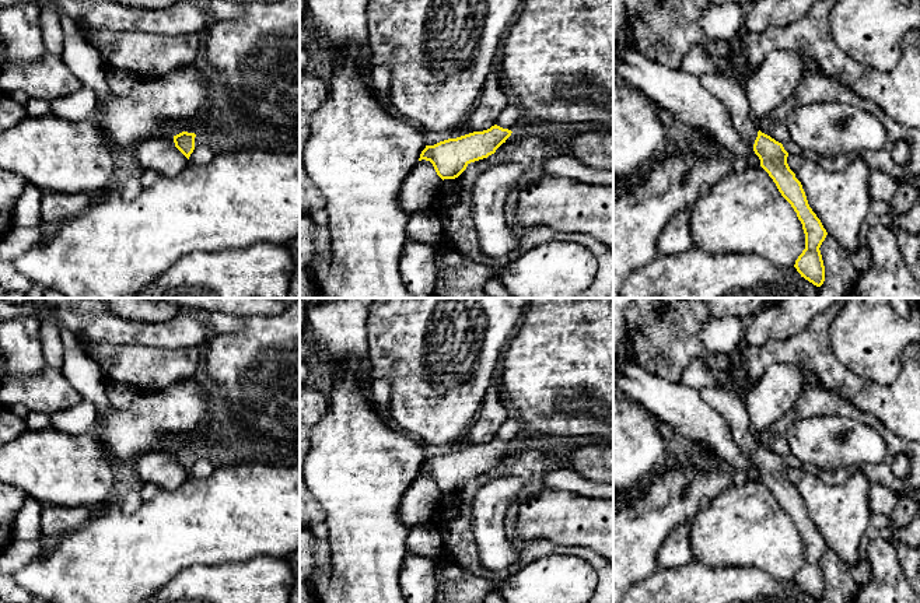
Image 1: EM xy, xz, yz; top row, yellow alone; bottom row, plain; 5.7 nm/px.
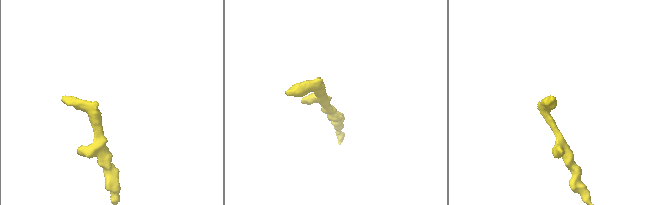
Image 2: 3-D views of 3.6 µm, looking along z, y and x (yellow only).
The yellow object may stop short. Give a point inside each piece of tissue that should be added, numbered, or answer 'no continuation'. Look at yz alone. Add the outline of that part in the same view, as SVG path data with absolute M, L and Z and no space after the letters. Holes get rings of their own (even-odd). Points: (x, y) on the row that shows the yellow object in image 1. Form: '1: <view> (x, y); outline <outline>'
1: yz (734, 95); outline M704 73L699 77L702 85L727 108L734 127L741 137L753 147L759 129L749 113L746 87L717 73Z

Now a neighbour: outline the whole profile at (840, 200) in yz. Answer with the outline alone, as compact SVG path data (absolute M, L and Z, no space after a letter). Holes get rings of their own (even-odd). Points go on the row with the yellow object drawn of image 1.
M790 154L787 164L828 235L846 252L858 250L860 229L871 204L871 168L867 162L854 155L844 169L833 172L802 155Z

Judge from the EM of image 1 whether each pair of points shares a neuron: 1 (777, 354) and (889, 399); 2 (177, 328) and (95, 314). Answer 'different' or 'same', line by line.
1: same
2: same

